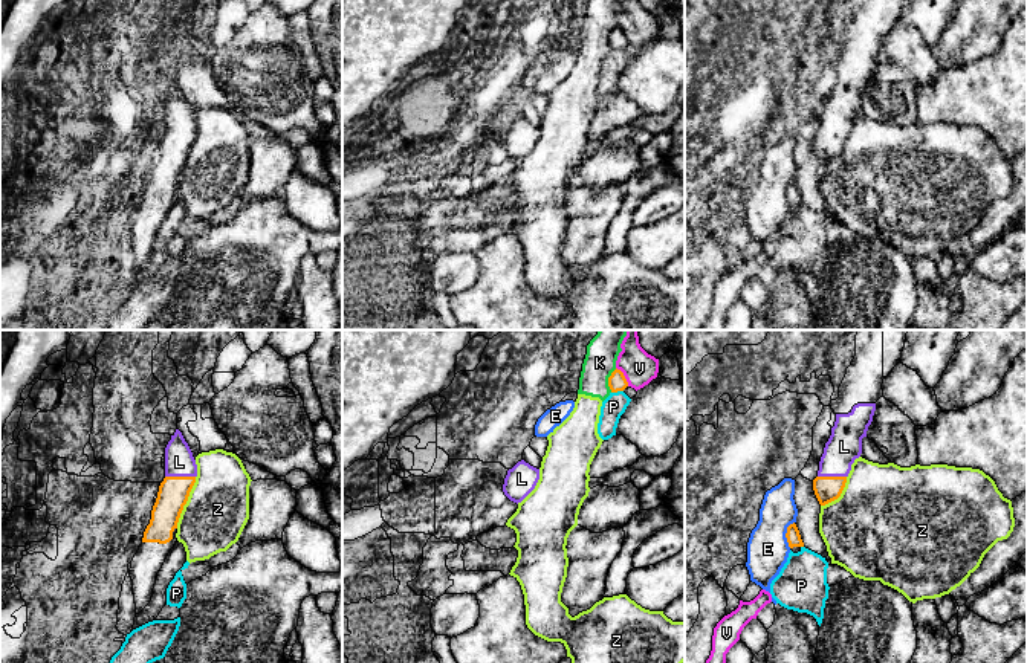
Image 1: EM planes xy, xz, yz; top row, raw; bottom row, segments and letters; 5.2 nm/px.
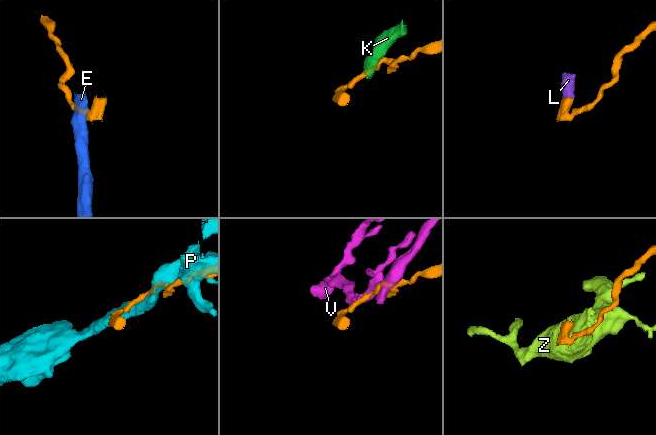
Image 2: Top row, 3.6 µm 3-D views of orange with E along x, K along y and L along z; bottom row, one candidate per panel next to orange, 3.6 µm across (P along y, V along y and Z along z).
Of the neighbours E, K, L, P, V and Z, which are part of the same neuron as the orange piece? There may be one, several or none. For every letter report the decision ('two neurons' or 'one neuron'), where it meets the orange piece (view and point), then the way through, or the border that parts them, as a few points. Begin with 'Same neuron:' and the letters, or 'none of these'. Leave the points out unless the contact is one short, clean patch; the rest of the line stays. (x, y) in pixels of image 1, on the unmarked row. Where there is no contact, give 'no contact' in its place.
Same neuron: L
E: two neurons; meets orange in yz at (786, 193); border along yz (793, 179), (786, 191), (789, 205)
K: two neurons; meets orange in xz at (609, 38); border along xz (616, 26), (609, 35), (610, 49)
L: one neuron; meets orange in xy at (181, 135)
P: two neurons; meets orange in xz at (616, 49)
V: two neurons; meets orange in xz at (624, 34)
Z: two neurons; meets orange in xy at (185, 161)

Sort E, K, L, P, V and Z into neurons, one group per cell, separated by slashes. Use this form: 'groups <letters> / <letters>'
groups E / K Z / L / P / V

